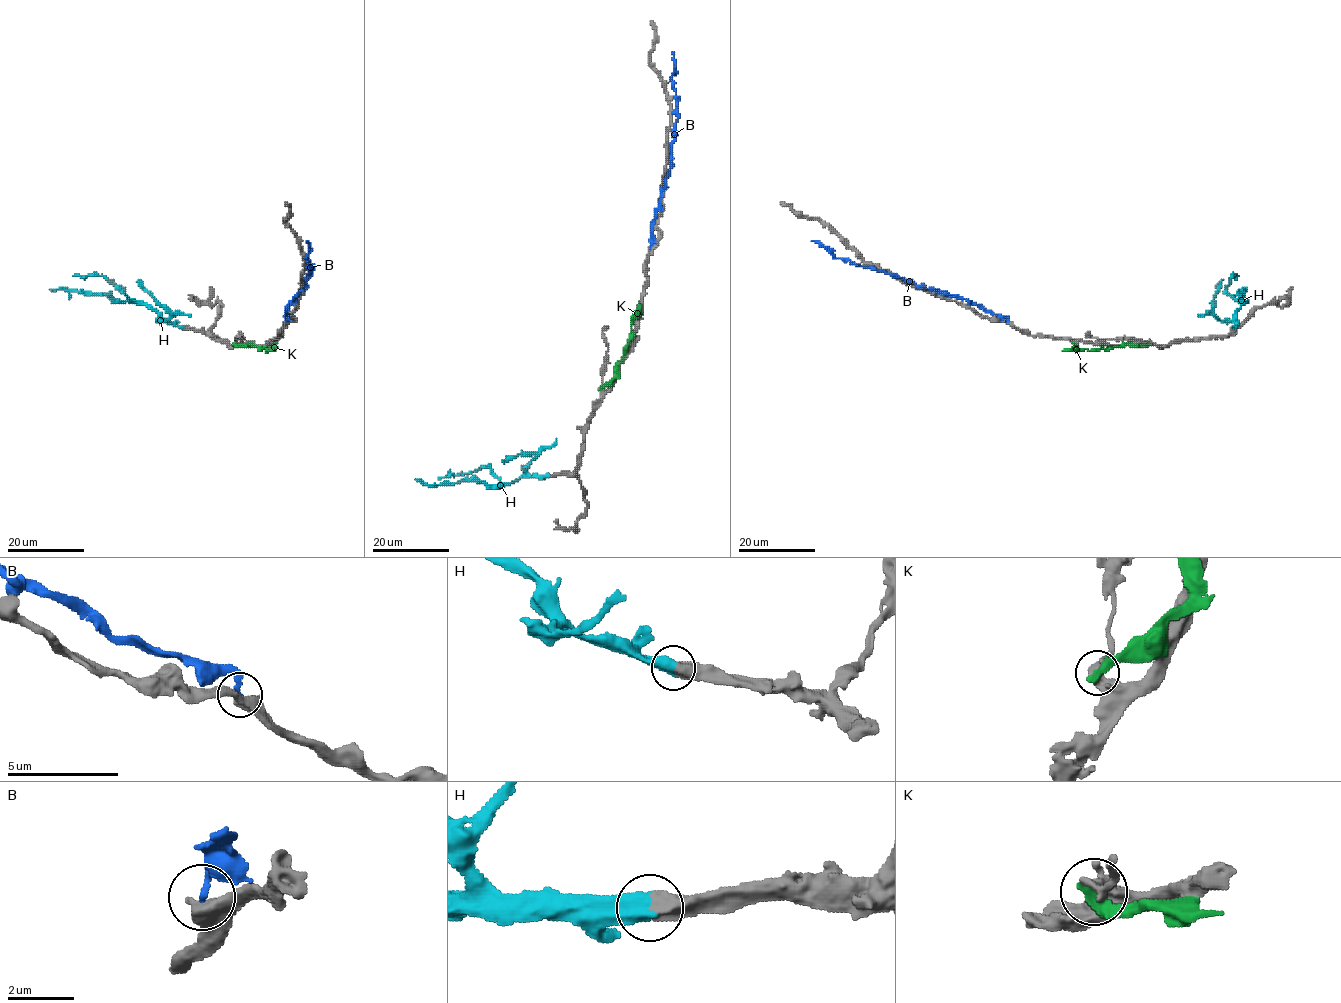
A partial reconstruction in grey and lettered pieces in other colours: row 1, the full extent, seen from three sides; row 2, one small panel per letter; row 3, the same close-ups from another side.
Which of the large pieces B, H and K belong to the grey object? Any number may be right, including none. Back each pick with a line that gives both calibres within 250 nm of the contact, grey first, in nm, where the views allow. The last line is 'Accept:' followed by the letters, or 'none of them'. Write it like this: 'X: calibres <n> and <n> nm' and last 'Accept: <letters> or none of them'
H: calibres 600 and 600 nm
Accept: H

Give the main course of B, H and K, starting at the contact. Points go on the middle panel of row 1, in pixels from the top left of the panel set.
B: (650, 248), (652, 220), (671, 164), (678, 116), (671, 77), (673, 52)
H: (547, 475), (524, 475), (506, 484), (487, 485), (483, 481), (468, 480), (424, 484), (415, 478)
K: (600, 388), (616, 375), (616, 365), (633, 332), (632, 319), (638, 302)

